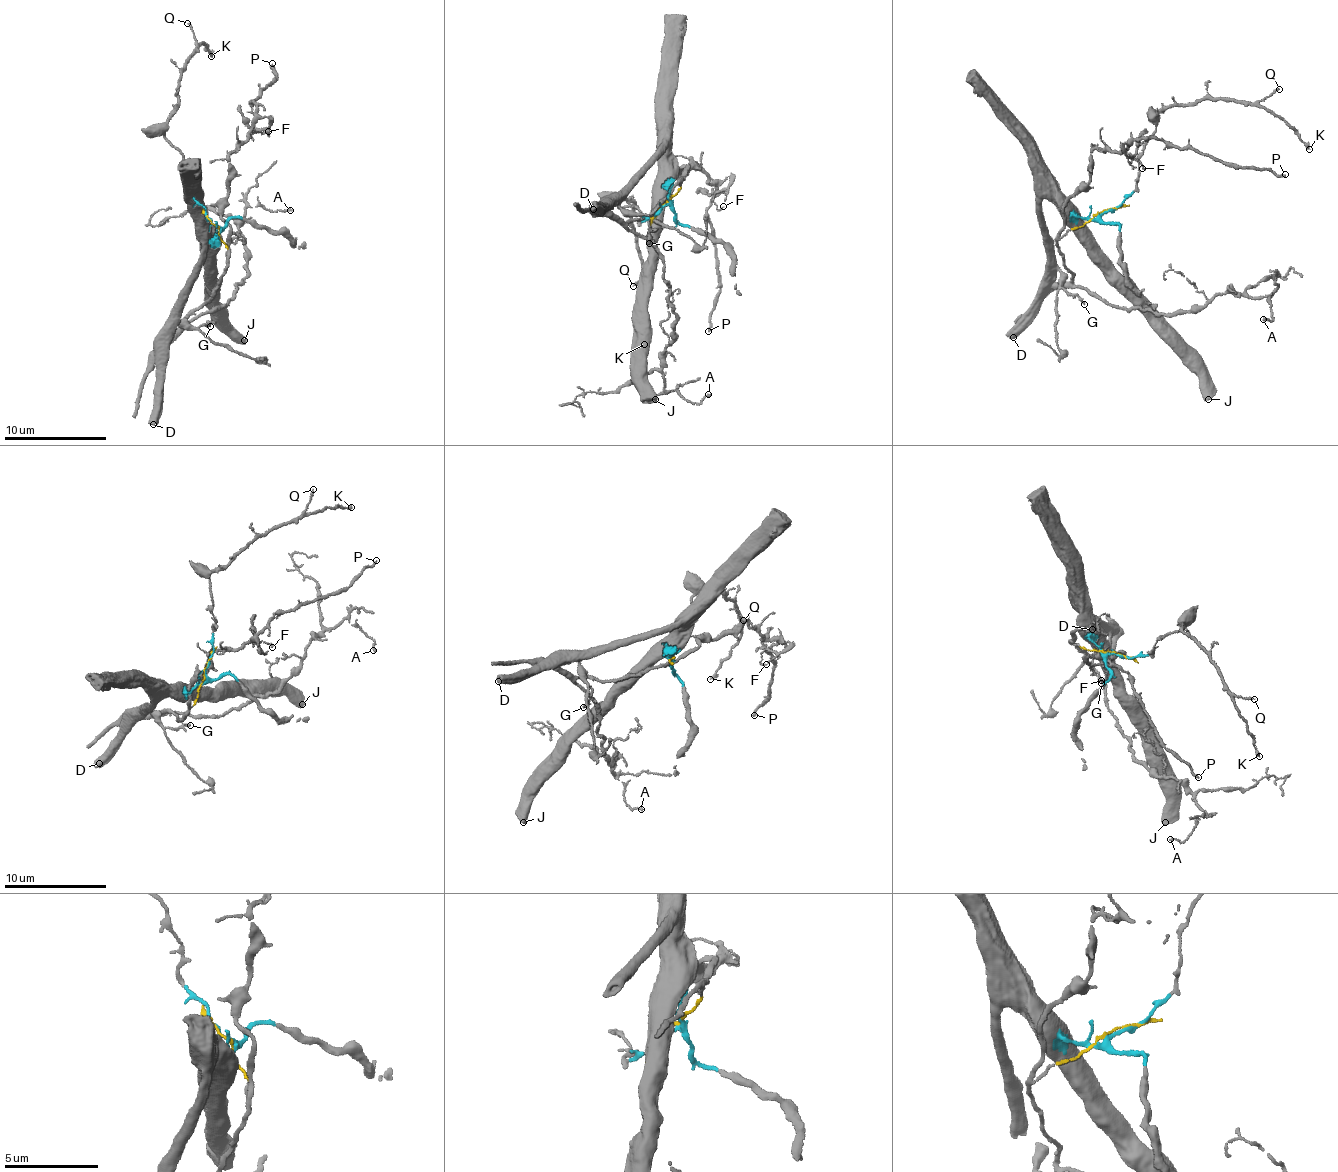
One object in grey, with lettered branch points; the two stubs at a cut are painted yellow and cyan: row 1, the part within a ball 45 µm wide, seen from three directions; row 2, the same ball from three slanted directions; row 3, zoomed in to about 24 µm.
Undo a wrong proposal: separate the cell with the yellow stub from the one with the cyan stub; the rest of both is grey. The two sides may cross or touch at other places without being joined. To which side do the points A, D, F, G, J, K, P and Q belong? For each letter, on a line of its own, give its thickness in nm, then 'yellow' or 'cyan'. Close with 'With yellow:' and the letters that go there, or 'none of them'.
A: calibre 140 nm; yellow
D: calibre 600 nm; cyan
F: calibre 120 nm; yellow
G: calibre 180 nm; cyan
J: calibre 550 nm; cyan
K: calibre 240 nm; cyan
P: calibre 160 nm; yellow
Q: calibre 130 nm; cyan
With yellow: A, F, P

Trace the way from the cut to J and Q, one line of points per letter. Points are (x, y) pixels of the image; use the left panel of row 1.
J: (213, 223), (219, 231), (214, 242), (219, 311), (225, 329), (245, 341)
Q: (213, 223), (191, 192), (192, 173), (165, 136), (165, 123), (178, 98), (179, 77), (197, 43), (187, 23)

